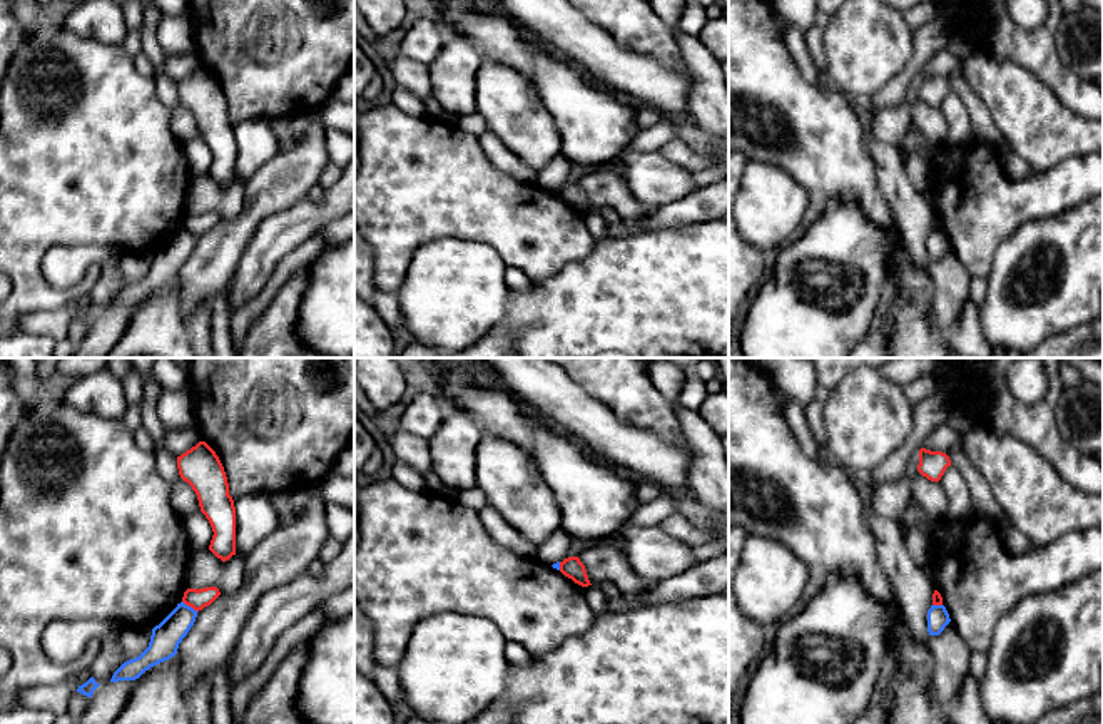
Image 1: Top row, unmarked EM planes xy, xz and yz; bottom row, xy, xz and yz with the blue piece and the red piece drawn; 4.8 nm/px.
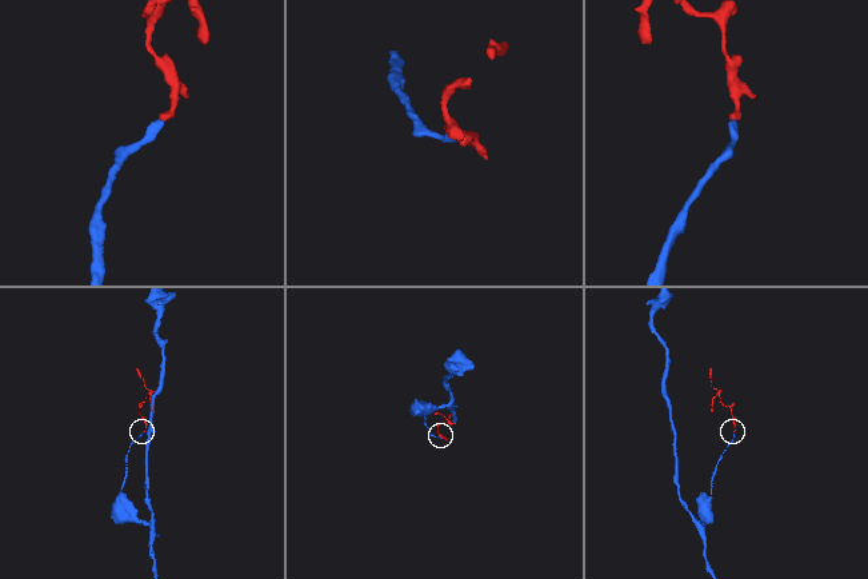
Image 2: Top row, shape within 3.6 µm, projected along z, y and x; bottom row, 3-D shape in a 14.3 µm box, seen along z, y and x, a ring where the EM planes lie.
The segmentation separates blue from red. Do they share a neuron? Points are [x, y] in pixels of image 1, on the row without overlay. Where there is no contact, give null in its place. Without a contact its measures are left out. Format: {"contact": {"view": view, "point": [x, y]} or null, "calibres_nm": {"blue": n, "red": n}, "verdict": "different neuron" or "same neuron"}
{"contact": {"view": "xy", "point": [191, 233]}, "calibres_nm": {"blue": 140, "red": 100}, "verdict": "different neuron"}

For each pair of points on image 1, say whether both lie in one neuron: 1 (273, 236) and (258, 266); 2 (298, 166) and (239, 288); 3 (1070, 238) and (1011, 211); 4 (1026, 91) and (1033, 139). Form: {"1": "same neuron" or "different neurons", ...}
{"1": "same neuron", "2": "different neurons", "3": "different neurons", "4": "same neuron"}

